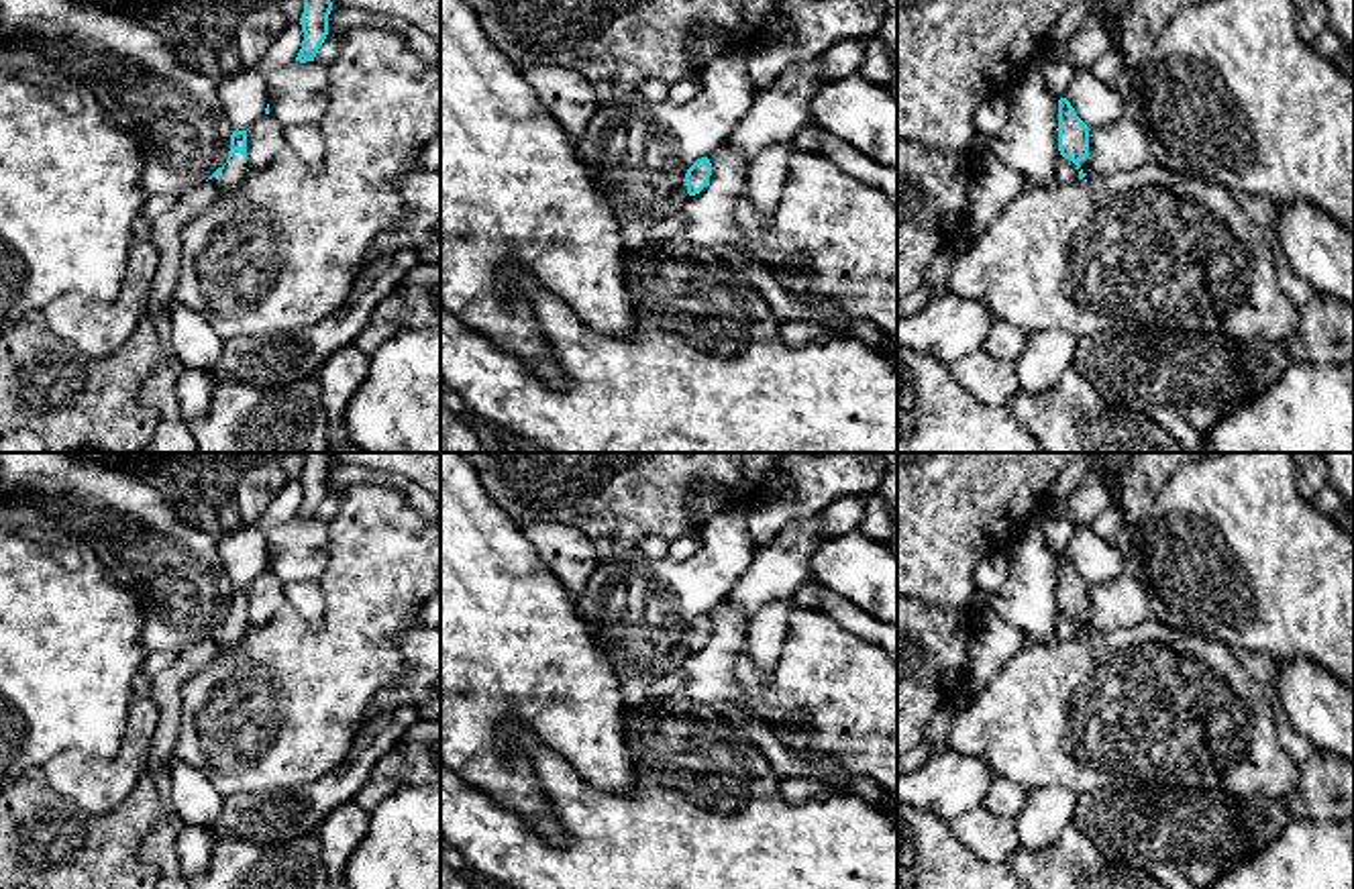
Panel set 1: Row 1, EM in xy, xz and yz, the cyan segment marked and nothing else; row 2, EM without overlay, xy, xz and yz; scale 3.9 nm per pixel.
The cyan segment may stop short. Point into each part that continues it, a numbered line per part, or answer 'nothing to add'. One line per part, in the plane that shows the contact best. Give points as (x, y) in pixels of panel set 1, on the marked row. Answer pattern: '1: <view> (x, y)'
1: xy (160, 394)

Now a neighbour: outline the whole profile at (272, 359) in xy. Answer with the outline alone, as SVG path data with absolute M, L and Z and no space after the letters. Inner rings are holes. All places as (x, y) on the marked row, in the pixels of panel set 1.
M416 249L379 257L359 275L351 296L334 314L300 330L226 338L206 373L214 383L232 377L261 387L316 377L336 349L357 341L377 302L418 263Z

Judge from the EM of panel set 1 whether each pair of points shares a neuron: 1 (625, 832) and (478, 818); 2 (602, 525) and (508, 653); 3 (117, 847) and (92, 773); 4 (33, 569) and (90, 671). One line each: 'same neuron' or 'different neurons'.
1: same neuron
2: different neurons
3: different neurons
4: same neuron

